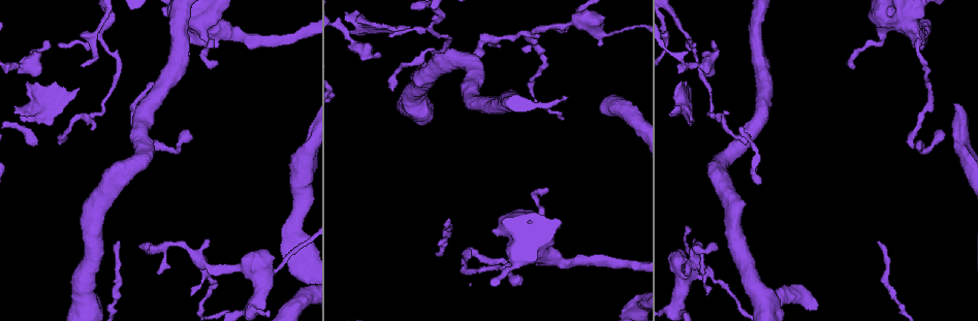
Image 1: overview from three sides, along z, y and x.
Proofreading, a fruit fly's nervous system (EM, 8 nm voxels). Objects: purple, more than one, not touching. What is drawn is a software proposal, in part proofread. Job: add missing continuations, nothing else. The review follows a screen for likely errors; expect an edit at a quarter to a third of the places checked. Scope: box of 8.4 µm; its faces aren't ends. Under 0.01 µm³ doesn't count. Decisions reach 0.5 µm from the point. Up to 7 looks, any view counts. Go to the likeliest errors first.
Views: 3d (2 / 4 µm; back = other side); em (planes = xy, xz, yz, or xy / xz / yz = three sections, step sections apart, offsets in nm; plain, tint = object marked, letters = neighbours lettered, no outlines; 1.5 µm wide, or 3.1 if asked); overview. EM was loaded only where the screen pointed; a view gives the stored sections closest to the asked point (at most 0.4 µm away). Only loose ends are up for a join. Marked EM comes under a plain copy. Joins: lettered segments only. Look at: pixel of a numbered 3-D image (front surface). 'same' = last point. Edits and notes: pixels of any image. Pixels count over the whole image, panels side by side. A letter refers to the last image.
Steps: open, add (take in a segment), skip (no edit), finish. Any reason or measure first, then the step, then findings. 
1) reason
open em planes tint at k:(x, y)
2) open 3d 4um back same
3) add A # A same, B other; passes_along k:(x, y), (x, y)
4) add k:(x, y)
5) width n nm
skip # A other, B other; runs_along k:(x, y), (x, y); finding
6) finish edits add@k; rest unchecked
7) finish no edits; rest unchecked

long arm stops here
open em xy step 8 tint at 1:(394, 90)

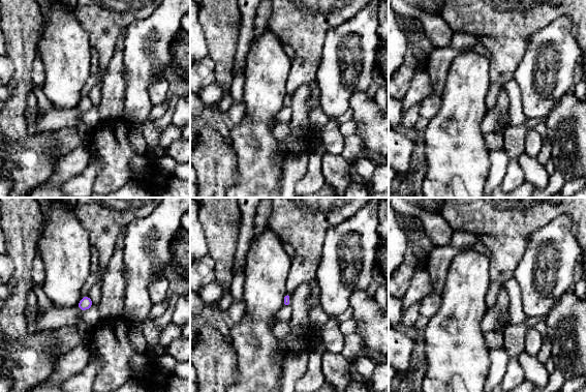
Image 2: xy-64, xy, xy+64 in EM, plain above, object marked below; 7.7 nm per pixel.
another direction
open em planes letters same

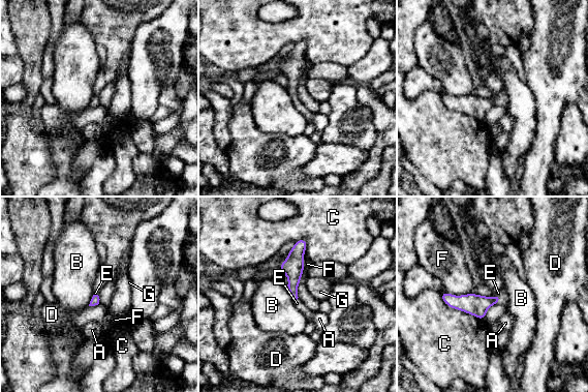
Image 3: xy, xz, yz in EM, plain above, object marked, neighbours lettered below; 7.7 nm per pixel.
add 3:(503, 294) # A other, B other, C other, D other, E same, F other, G other; it goes on there

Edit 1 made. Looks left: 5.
long arm stops here
open em xz step 4 letters at 1:(519, 281)

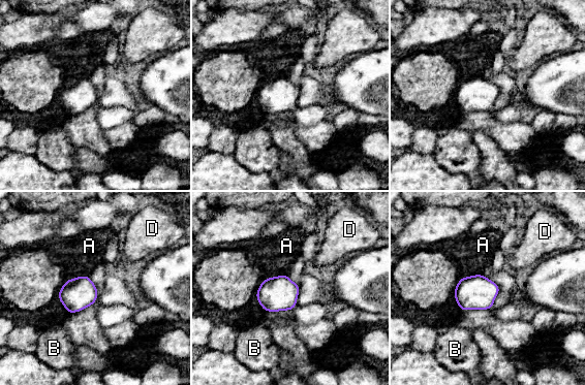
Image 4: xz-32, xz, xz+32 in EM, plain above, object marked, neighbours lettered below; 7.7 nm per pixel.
longest_contact A 110 nm
skip # A other, B other, D other; border 4:(86, 274), (73, 278); no lettered segment goes on from it

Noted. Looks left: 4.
open 3d 2um at 1:(492, 45)

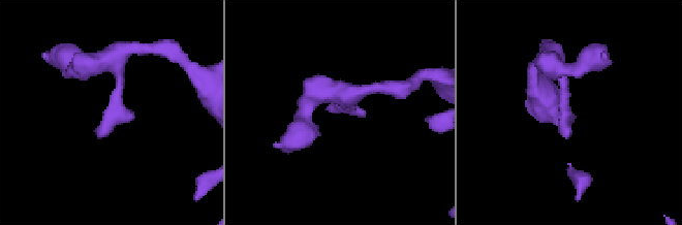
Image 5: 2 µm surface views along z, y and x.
open em xy step 4 letters at 5:(107, 134)

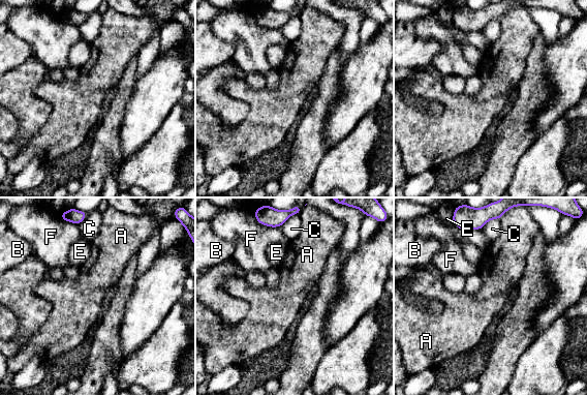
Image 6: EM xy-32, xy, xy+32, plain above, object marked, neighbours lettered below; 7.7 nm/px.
another direction
open em planes letters same

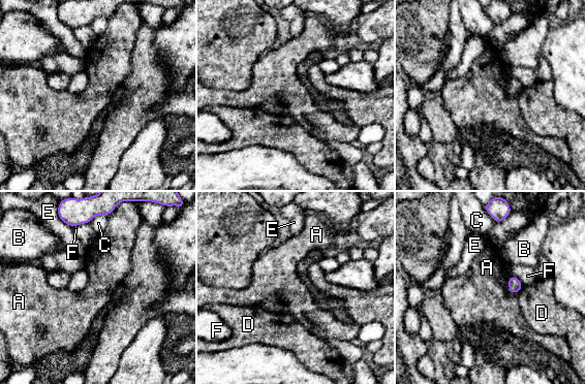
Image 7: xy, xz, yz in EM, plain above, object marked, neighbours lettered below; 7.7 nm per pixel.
skip # A other, B other, C other, D other, E other, F other; border 7:(507, 290), (517, 294); none of them fits

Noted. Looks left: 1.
finish edits add@3; rest unchecked

